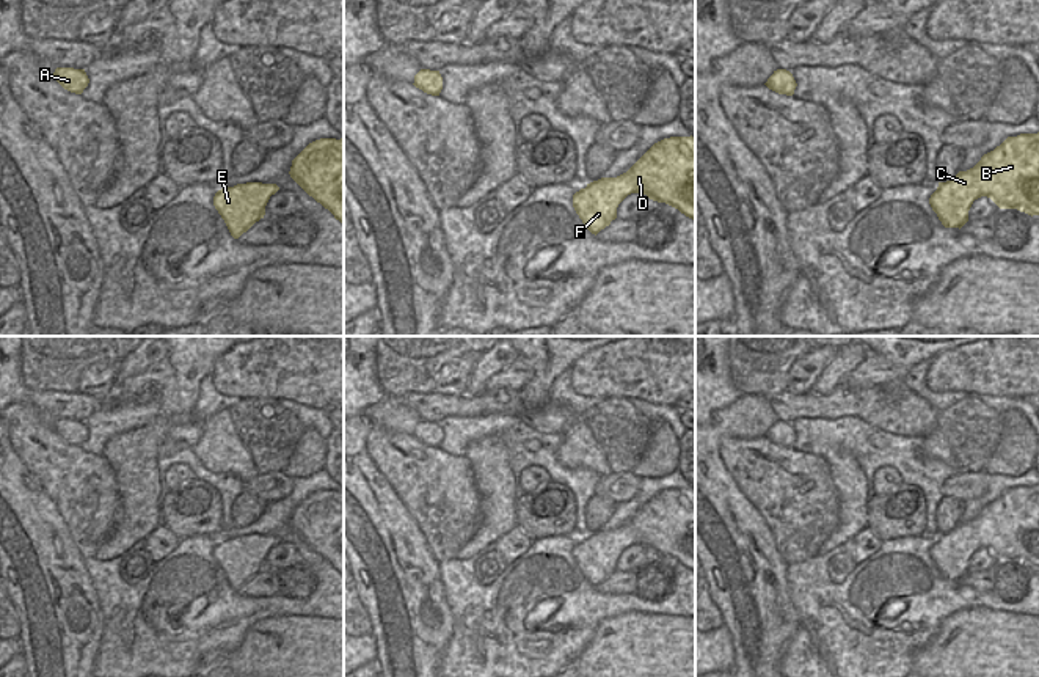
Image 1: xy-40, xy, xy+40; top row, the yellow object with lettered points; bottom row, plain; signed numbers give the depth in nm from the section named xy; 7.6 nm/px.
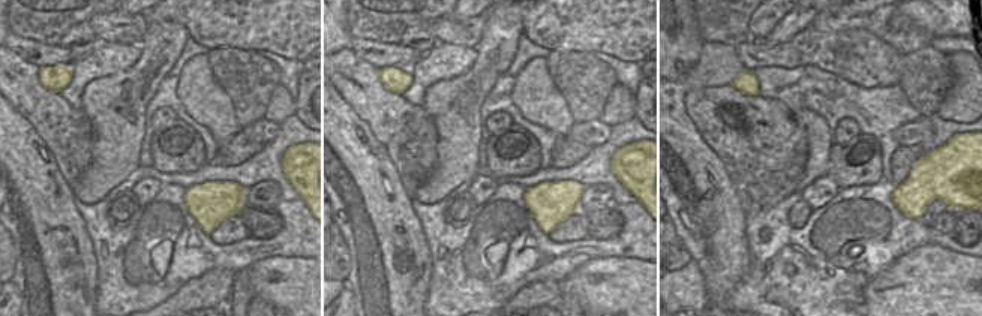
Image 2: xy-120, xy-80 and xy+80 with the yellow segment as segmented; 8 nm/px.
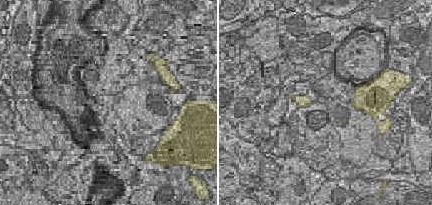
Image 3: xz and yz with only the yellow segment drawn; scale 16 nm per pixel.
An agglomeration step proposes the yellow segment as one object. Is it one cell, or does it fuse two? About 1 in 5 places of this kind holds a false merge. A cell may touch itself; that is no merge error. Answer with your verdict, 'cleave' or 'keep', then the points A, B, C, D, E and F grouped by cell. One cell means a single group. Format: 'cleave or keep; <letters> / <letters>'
keep; A B C D E F

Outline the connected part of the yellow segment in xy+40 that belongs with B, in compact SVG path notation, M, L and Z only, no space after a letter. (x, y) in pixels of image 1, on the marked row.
M1039 132L1008 137L993 151L967 171L939 182L929 204L945 228L962 228L968 221L968 210L975 199L987 196L1000 209L1017 209L1028 215L1039 215Z

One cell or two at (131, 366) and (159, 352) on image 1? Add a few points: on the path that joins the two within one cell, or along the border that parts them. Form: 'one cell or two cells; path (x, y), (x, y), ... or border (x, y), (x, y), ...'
one cell; path (137, 362), (145, 355), (153, 355)

